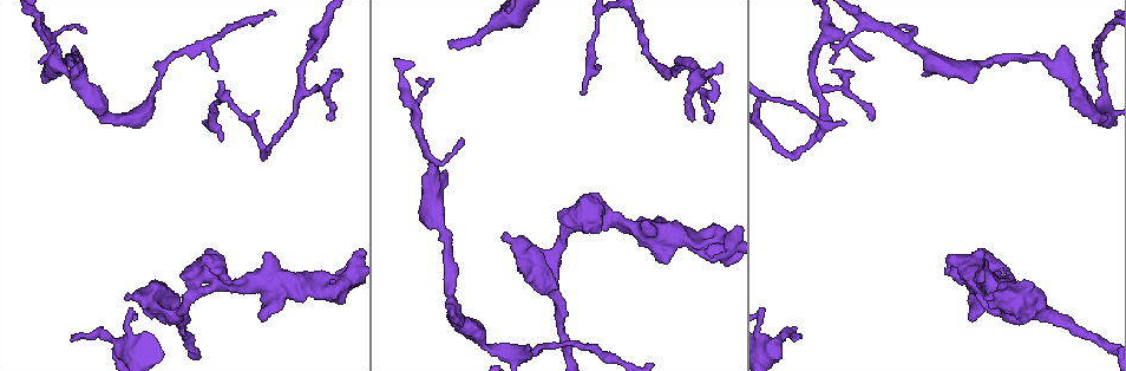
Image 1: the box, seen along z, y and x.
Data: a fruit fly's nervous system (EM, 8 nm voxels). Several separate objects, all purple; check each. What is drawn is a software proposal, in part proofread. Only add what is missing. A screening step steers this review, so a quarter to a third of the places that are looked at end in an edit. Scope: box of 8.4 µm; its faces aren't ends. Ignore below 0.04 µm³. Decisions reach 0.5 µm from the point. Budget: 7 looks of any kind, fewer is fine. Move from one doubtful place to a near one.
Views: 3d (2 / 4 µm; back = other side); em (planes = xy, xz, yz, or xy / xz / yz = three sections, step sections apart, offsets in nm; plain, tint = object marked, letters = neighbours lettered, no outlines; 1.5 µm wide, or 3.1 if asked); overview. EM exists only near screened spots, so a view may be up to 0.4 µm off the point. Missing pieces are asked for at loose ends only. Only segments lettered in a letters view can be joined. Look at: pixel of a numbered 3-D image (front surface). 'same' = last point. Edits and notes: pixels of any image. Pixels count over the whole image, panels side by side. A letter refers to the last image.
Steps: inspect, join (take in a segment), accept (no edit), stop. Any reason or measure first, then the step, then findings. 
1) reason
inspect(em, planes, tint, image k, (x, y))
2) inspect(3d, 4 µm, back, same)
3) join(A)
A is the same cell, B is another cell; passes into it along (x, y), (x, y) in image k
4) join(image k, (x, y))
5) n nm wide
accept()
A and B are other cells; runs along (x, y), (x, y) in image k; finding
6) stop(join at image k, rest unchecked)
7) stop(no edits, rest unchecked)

tapers out
inspect(em, xz, step 8, plain, image 1, (833, 63))

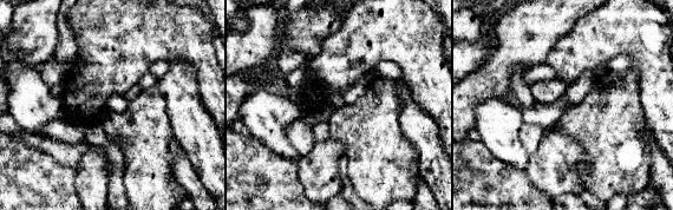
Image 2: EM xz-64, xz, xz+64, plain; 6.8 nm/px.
what lies round it
inspect(em, xz, step 8, letters, same)

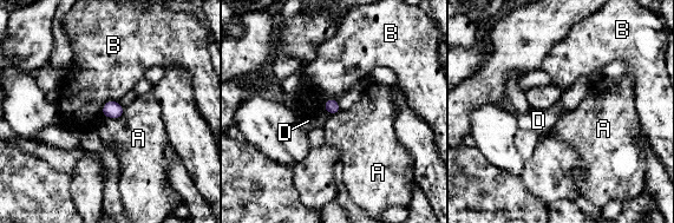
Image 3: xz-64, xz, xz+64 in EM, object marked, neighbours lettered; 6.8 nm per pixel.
90 nm wide
accept()
A, B and D are other cells; border along (124, 107), (119, 117), (103, 115) in image 3; none of them fits

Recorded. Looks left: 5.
an open end
inspect(3d, 2 µm, image 1, (450, 42))

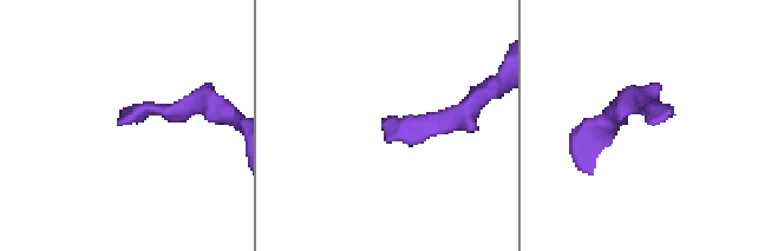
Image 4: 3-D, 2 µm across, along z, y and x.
need the tissue
inspect(em, planes, letters, image 4, (117, 123))

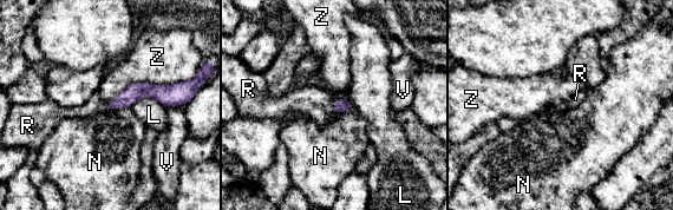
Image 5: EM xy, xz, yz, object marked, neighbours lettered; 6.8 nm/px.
join(R)
R is the same cell, L, N, V and Z are other cells; passes into it along (340, 105), (333, 105), (318, 103) in image 5; it goes on there

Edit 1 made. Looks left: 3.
inspect(em, xz, step 8, letters, image 1, (332, 118))

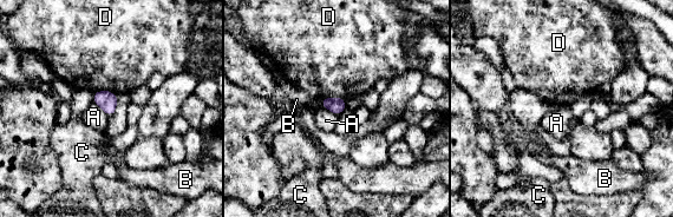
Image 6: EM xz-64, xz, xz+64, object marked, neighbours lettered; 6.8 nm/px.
110 nm wide
accept()
A, B, C and D are other cells; border along (320, 97), (340, 97), (345, 100) in image 6; no lettered segment goes on from it

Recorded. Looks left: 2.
stop(join at image 5, rest unchecked)

